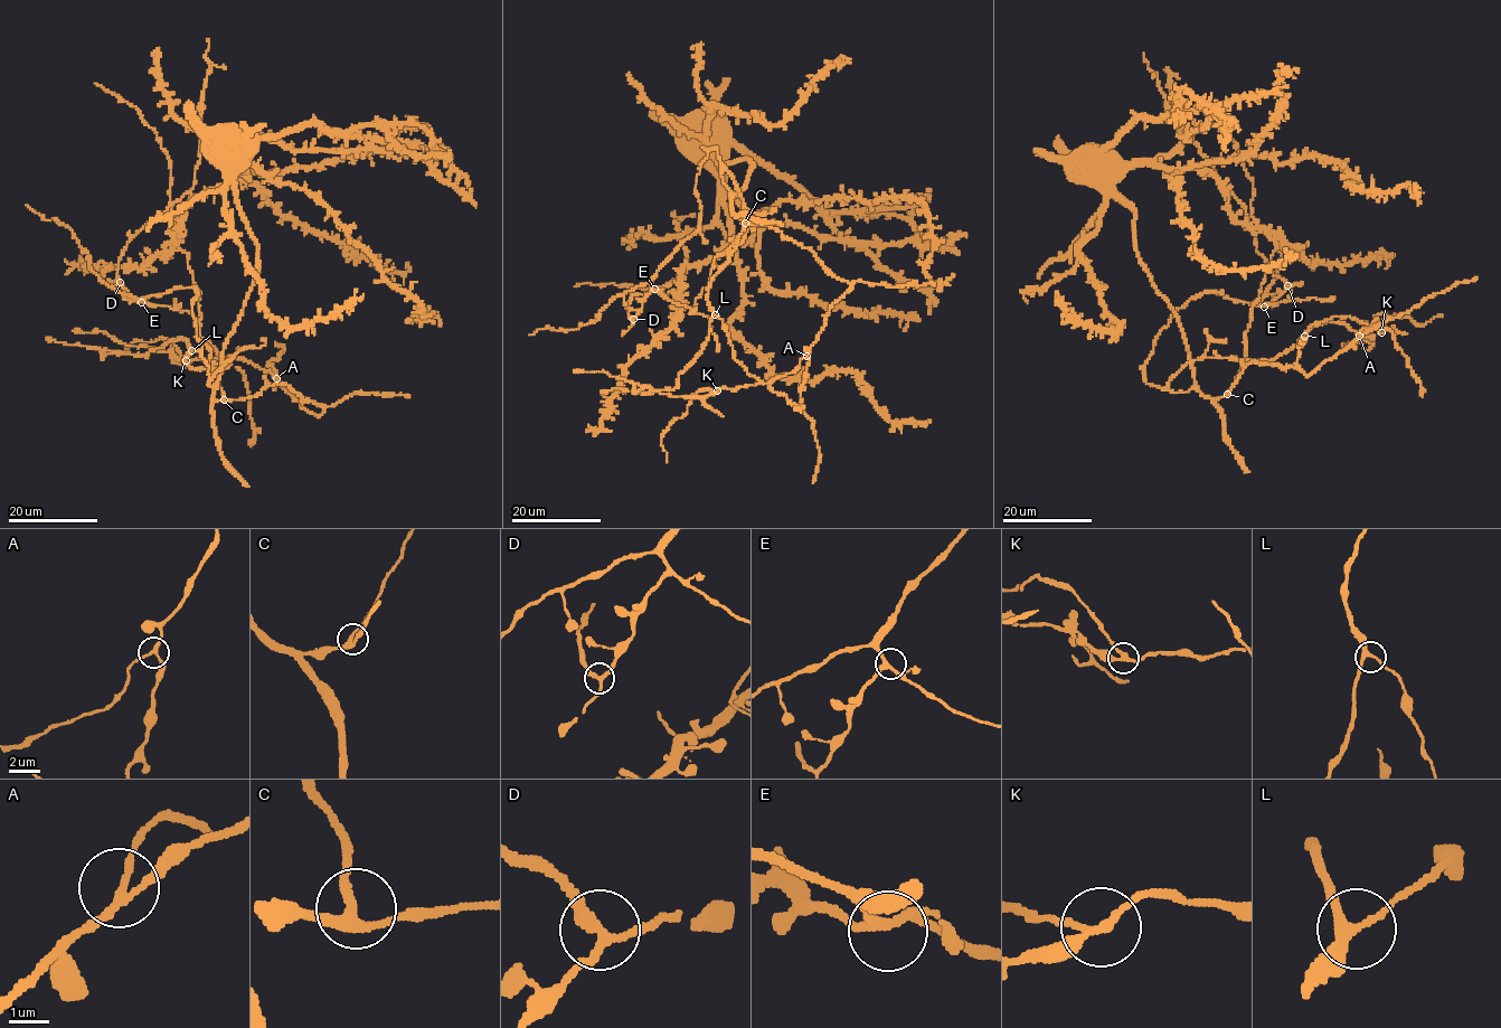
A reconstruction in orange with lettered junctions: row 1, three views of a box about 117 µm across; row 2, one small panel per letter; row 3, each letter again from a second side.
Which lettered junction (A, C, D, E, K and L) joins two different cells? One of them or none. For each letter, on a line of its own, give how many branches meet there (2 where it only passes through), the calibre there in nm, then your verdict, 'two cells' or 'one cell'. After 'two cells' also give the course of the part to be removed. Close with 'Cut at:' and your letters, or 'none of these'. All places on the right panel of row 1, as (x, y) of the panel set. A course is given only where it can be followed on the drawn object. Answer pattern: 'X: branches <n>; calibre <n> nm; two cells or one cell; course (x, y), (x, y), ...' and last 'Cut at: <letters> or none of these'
A: branches 3; calibre 180 nm; one cell
C: branches 3; calibre 240 nm; one cell
D: branches 3; calibre 240 nm; one cell
E: branches 3; calibre 240 nm; one cell
K: branches 3; calibre 220 nm; two cells; course (1380, 332), (1384, 326), (1375, 330), (1366, 322), (1365, 328)
L: branches 3; calibre 220 nm; one cell
Cut at: K

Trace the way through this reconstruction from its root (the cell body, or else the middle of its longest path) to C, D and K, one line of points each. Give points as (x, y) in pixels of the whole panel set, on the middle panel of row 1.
C: (714, 124), (720, 138), (718, 163), (747, 158), (753, 167), (732, 198), (732, 209), (745, 223)
D: (714, 124), (724, 142), (719, 170), (732, 242), (666, 285), (648, 294), (633, 293), (626, 304), (633, 319)
K: (714, 124), (718, 163), (753, 167), (733, 211), (808, 247), (852, 285), (794, 370), (717, 390)

